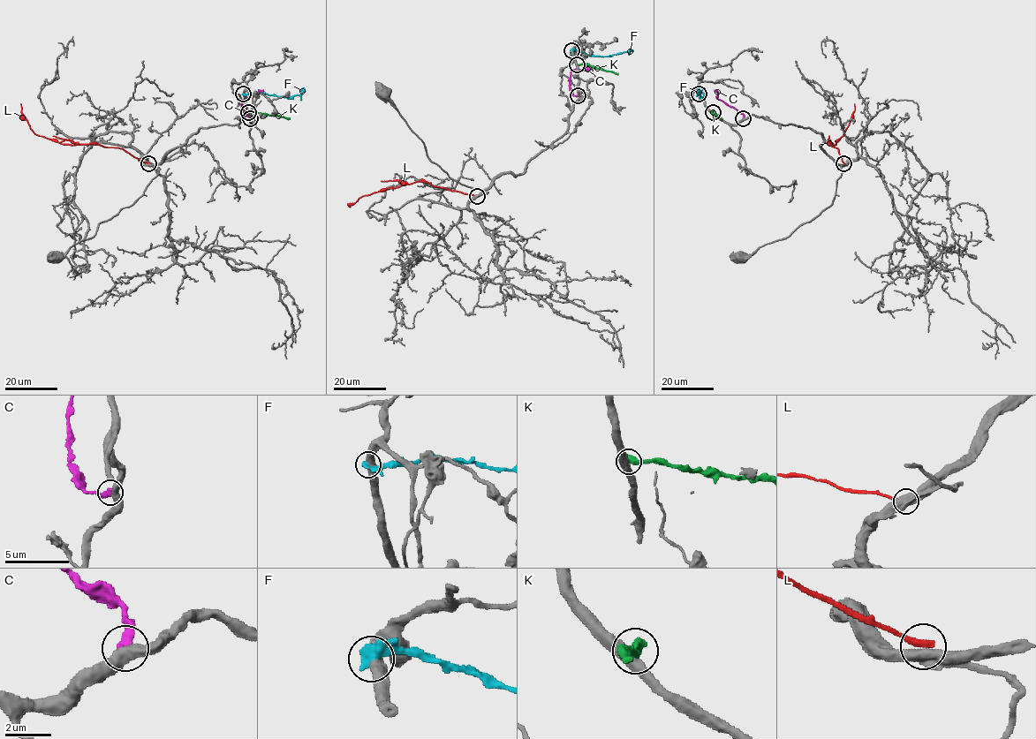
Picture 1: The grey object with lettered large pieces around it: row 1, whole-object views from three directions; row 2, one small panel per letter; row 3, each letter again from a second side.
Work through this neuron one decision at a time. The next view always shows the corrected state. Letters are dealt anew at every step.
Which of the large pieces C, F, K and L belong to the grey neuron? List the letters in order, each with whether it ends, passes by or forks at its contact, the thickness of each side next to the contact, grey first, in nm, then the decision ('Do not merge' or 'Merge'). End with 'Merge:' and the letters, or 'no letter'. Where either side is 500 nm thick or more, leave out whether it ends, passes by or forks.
C: It ends there. Thickness 460 nm (grey) against 440 nm. Do not merge
F: Thickness 500 nm (grey) against 550 nm. Do not merge
K: Thickness 500 nm (grey) against 480 nm. Do not merge
L: Thickness 600 nm (grey) against 380 nm. Do not merge
Merge: no letter

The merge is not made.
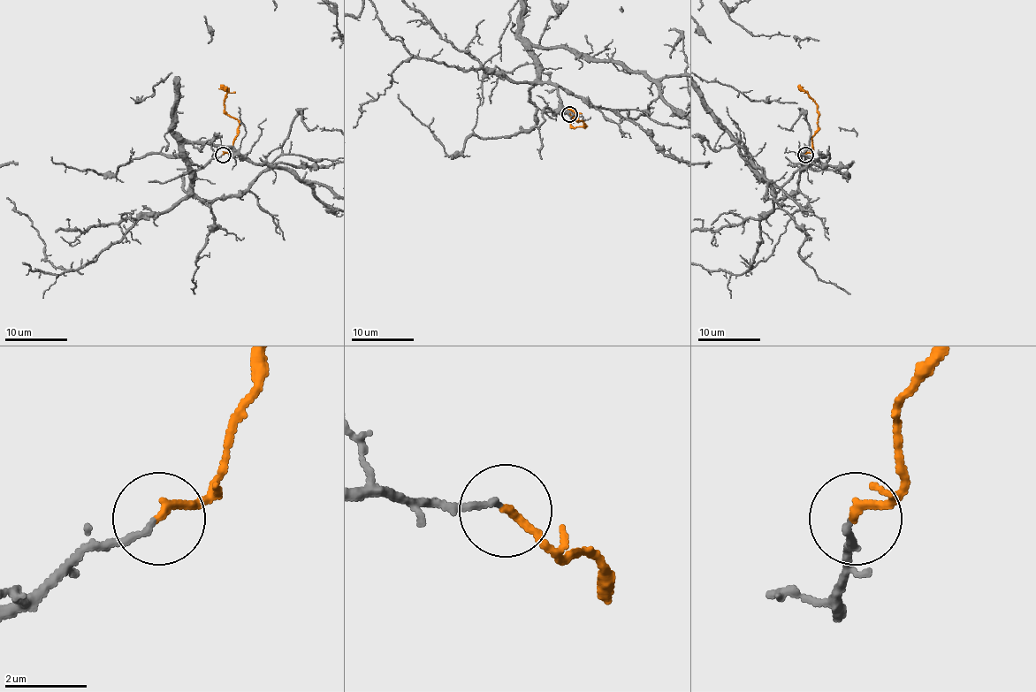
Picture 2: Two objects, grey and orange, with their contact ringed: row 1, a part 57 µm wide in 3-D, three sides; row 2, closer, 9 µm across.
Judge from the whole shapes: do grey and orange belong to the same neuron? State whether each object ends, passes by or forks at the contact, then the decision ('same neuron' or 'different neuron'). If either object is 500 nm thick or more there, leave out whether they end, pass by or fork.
grey ends | orange ends | same neuron

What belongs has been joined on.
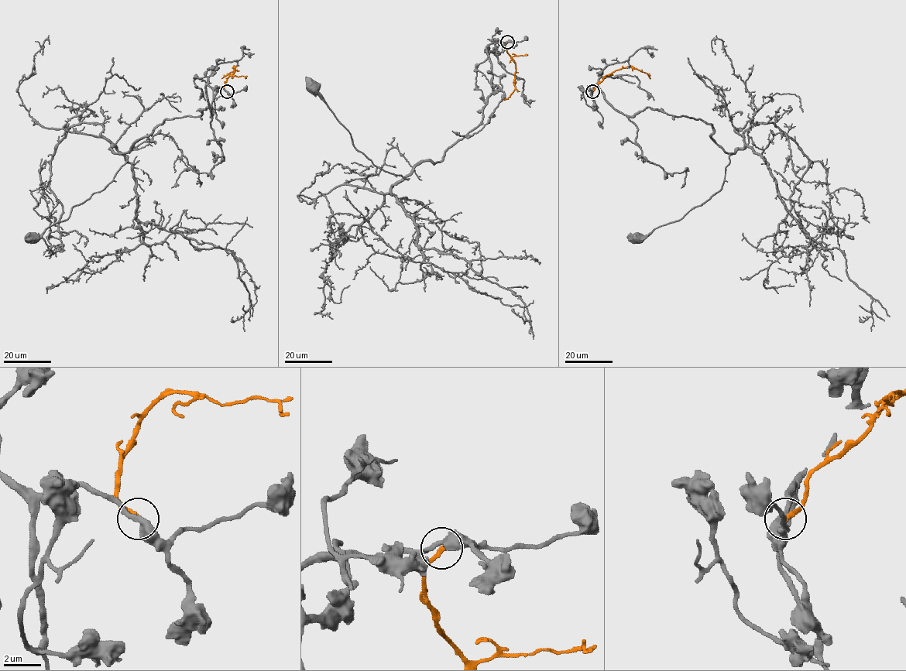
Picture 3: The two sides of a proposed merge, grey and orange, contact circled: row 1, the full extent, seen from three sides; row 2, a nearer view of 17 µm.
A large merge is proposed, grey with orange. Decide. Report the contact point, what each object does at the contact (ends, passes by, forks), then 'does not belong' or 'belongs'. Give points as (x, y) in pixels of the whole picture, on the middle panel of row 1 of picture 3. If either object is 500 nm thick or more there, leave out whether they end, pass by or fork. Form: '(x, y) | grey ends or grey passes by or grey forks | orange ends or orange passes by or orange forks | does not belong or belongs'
(507, 42) | grey passes by | orange ends | does not belong

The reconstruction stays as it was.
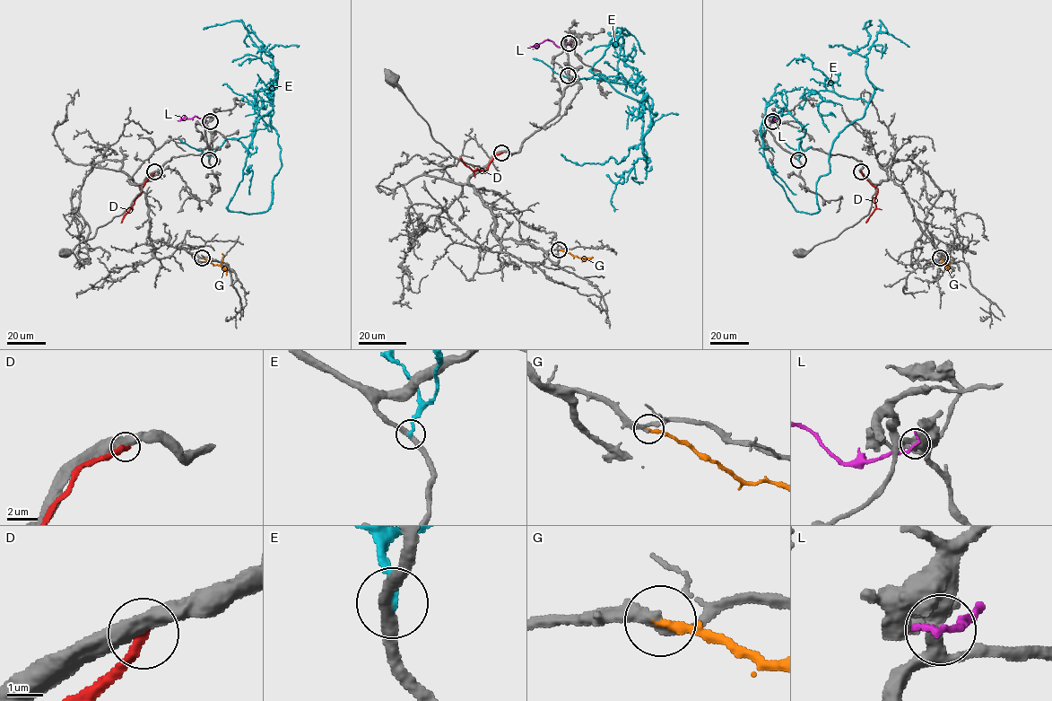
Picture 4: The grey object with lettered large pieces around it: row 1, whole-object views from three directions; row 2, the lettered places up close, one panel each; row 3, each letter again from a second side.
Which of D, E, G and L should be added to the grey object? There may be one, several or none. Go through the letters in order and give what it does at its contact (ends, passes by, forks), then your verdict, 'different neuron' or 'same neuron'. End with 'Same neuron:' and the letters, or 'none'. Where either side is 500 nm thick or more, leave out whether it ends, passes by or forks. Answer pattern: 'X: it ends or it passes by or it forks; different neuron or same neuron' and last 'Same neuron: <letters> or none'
D: it ends; different neuron
E: it ends; different neuron
G: it ends; same neuron
L: it ends; different neuron
Same neuron: G

